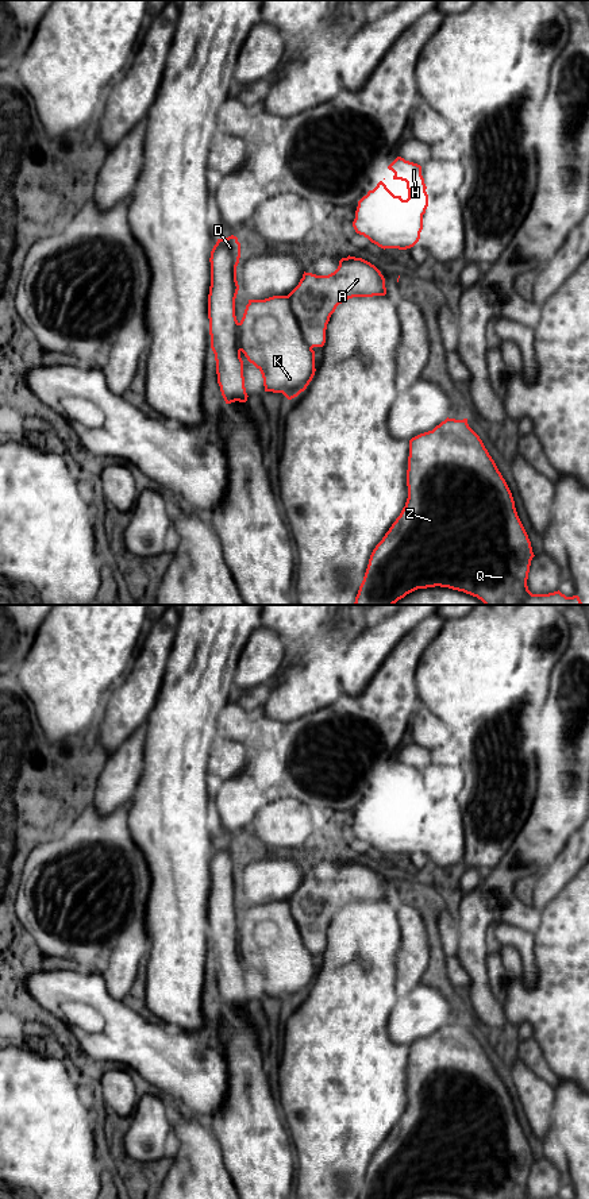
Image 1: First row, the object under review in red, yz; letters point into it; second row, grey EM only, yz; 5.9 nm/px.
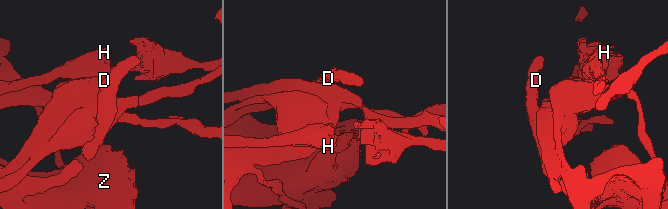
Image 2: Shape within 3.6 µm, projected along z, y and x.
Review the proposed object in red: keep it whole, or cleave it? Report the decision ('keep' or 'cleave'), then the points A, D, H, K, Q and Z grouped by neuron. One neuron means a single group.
keep | A D H K Q Z

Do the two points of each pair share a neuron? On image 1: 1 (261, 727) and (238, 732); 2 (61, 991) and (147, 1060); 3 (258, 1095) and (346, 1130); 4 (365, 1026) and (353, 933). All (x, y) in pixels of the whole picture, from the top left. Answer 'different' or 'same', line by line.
1: different
2: same
3: different
4: same

